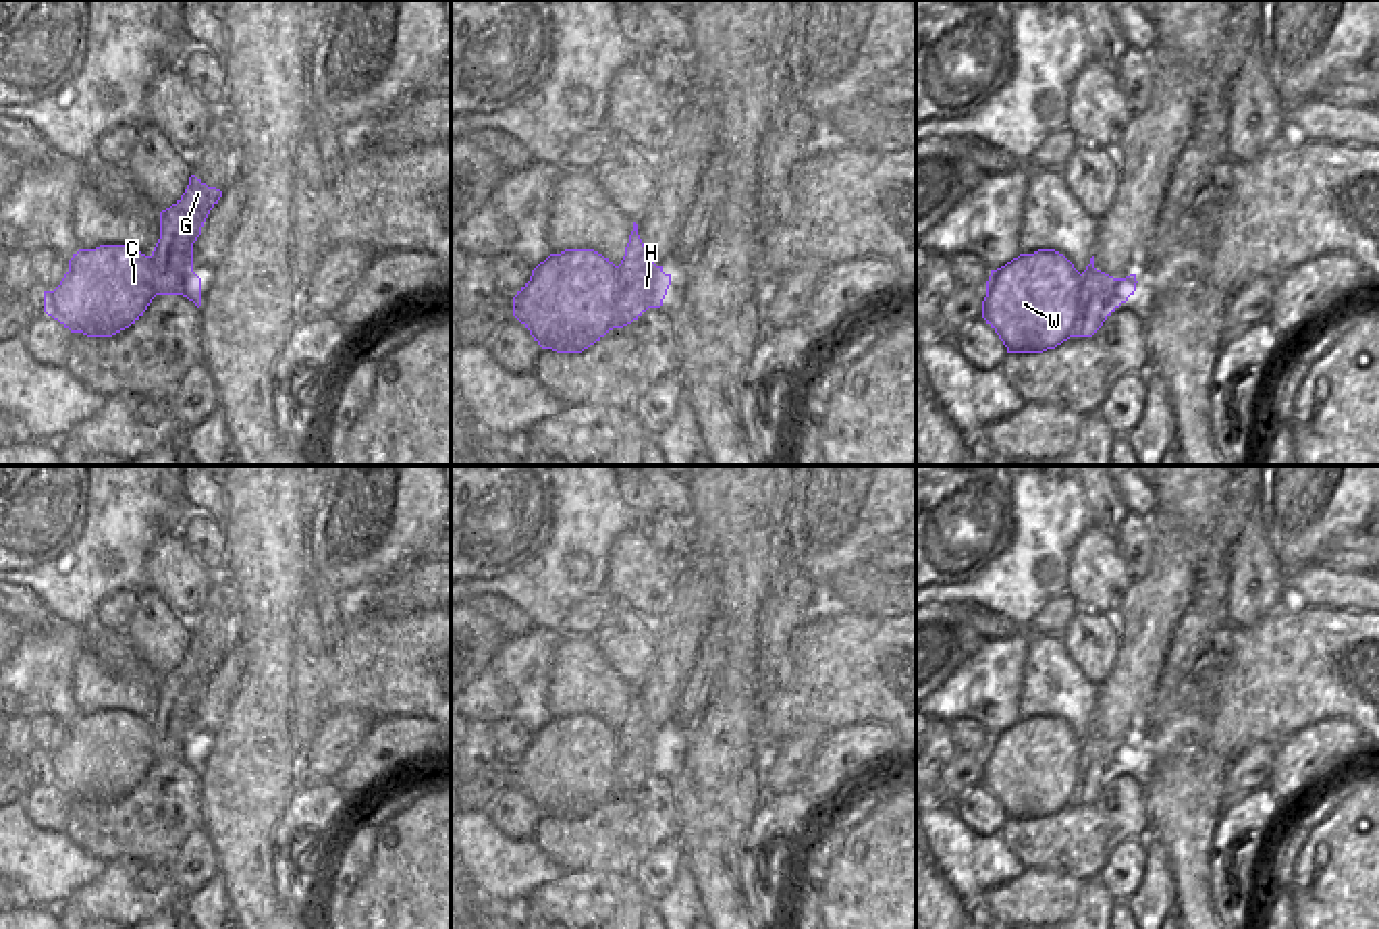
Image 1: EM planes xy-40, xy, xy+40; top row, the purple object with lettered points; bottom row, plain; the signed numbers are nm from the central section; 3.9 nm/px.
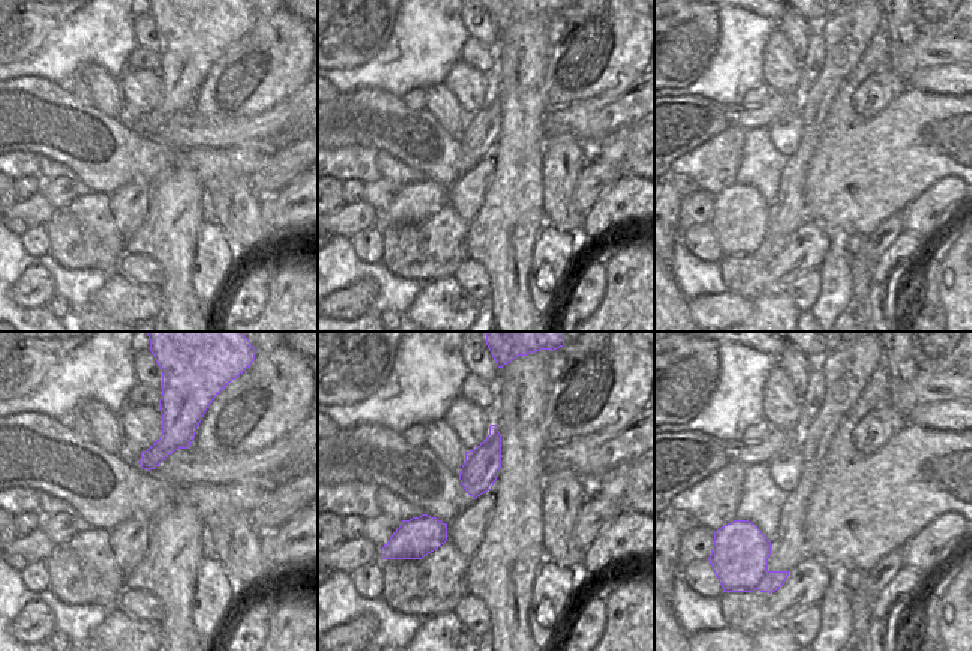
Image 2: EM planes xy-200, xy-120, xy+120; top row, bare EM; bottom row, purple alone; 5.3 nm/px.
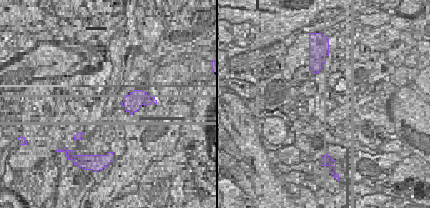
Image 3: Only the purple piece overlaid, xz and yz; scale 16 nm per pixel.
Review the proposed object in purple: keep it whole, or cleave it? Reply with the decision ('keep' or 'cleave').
cleave

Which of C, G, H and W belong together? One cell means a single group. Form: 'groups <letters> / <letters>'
groups C W / G H

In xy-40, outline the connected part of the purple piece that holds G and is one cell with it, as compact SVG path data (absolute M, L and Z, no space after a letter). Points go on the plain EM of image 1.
M191 640L185 659L160 678L160 705L150 721L156 761L183 761L201 771L201 744L193 738L193 709L220 663L220 655Z

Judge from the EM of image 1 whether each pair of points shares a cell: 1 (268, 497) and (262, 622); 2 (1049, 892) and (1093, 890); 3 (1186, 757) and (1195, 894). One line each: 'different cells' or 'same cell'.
1: same cell
2: different cells
3: same cell

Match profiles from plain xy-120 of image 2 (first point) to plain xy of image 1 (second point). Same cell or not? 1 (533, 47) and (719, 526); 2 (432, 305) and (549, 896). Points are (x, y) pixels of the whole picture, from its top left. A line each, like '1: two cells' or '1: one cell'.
1: one cell
2: one cell

